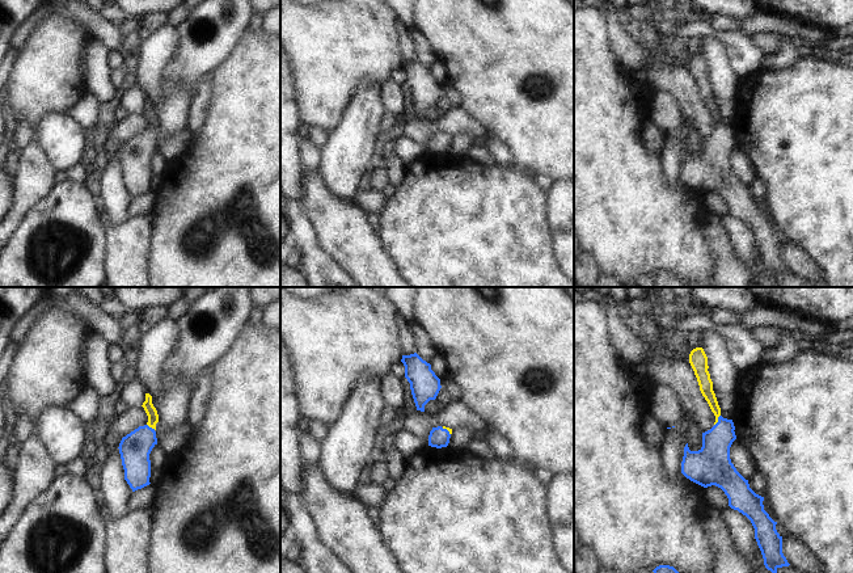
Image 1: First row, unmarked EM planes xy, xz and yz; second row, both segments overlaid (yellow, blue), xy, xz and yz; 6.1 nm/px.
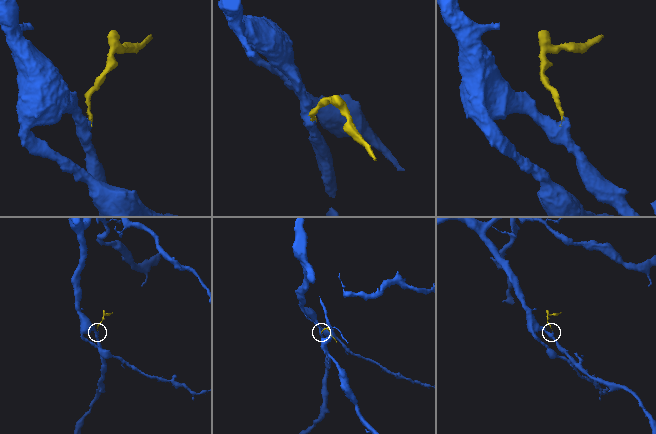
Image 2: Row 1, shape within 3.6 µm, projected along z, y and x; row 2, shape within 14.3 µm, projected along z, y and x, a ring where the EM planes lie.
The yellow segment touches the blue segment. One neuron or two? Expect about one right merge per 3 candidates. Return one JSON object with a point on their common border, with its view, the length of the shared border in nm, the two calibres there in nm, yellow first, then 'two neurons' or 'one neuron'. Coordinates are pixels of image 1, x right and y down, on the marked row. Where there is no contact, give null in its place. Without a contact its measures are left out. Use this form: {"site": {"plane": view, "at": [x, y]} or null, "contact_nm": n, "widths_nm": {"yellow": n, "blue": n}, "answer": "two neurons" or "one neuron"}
{"site": {"plane": "yz", "at": [717, 420]}, "contact_nm": 80, "widths_nm": {"yellow": 90, "blue": 220}, "answer": "one neuron"}

